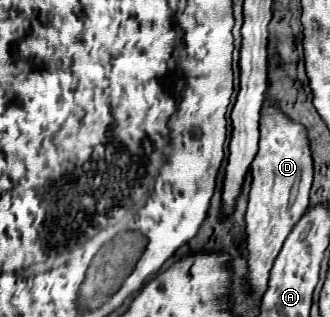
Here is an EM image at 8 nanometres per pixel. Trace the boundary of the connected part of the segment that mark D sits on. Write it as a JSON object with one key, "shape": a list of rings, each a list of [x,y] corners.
{"shape":[[[265,103],[261,109],[259,131],[259,151],[251,165],[253,183],[245,213],[245,243],[249,251],[247,285],[257,299],[261,299],[267,289],[269,271],[287,239],[287,233],[291,233],[295,221],[299,221],[303,211],[309,207],[309,189],[313,183],[313,159],[303,125],[291,121],[279,107]]]}

